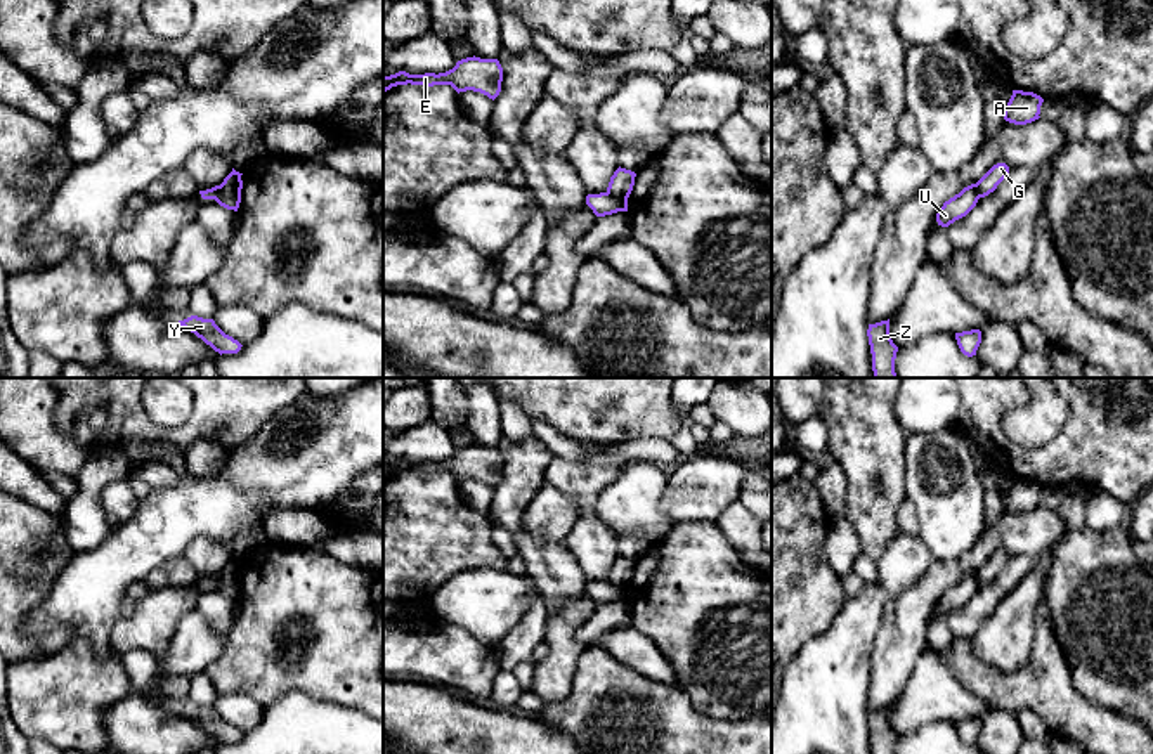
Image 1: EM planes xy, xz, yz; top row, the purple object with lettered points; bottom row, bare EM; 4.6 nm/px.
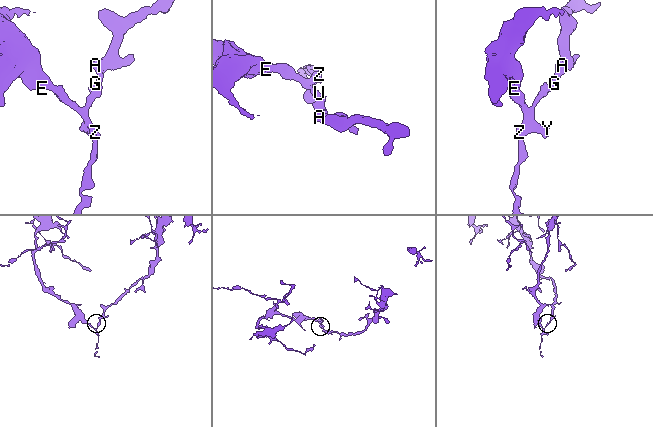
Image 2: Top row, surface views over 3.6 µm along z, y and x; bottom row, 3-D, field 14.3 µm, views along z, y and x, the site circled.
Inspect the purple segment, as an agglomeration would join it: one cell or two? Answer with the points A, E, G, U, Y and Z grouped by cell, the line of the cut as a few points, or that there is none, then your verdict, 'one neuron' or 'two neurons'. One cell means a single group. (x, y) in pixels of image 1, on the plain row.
groups A G / E U Y Z; cut xz (607, 579), (626, 588); two neurons

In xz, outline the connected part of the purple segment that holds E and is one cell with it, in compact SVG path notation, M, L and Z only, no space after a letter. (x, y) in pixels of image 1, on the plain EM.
M466 445L456 451L456 454L446 461L425 461L409 463L399 459L390 465L383 465L383 482L397 473L451 473L458 482L473 478L496 487L501 480L503 456L498 447Z

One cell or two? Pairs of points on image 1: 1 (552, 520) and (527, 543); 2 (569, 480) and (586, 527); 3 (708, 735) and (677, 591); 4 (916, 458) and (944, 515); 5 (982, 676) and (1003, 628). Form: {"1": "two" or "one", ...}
{"1": "two", "2": "one", "3": "two", "4": "one", "5": "two"}

